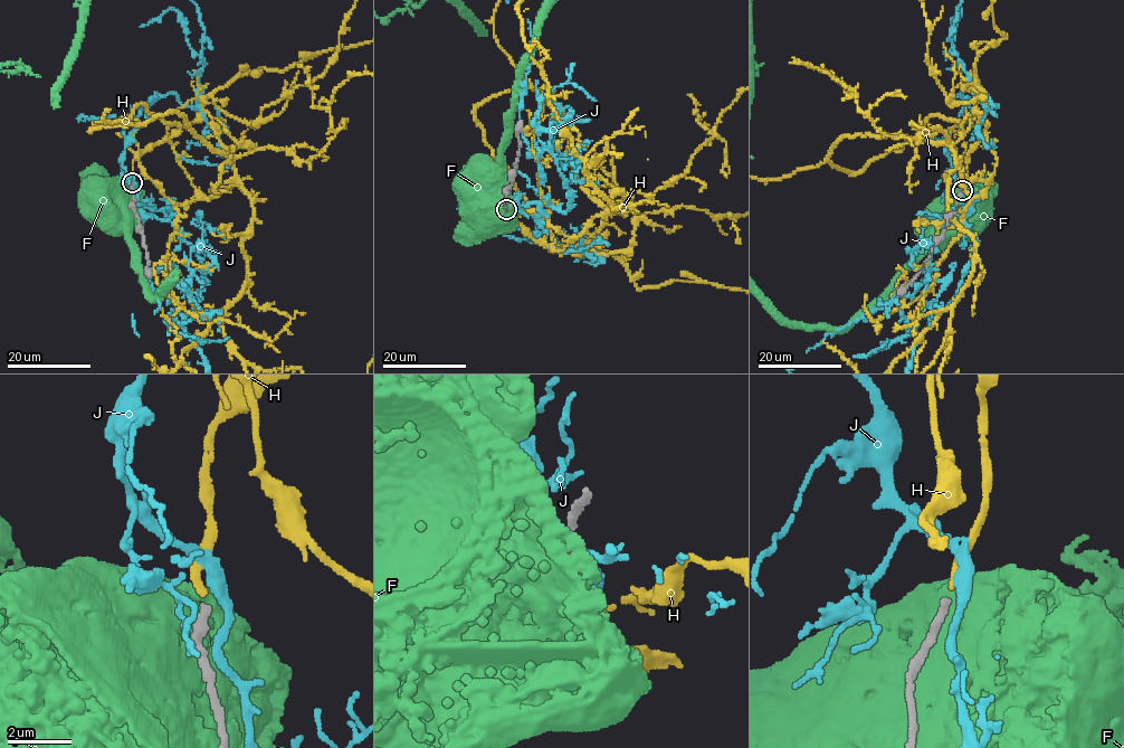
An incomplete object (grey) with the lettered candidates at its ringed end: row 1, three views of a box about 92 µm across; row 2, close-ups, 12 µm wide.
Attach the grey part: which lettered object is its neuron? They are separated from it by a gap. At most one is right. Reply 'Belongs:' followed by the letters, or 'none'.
Belongs: H

